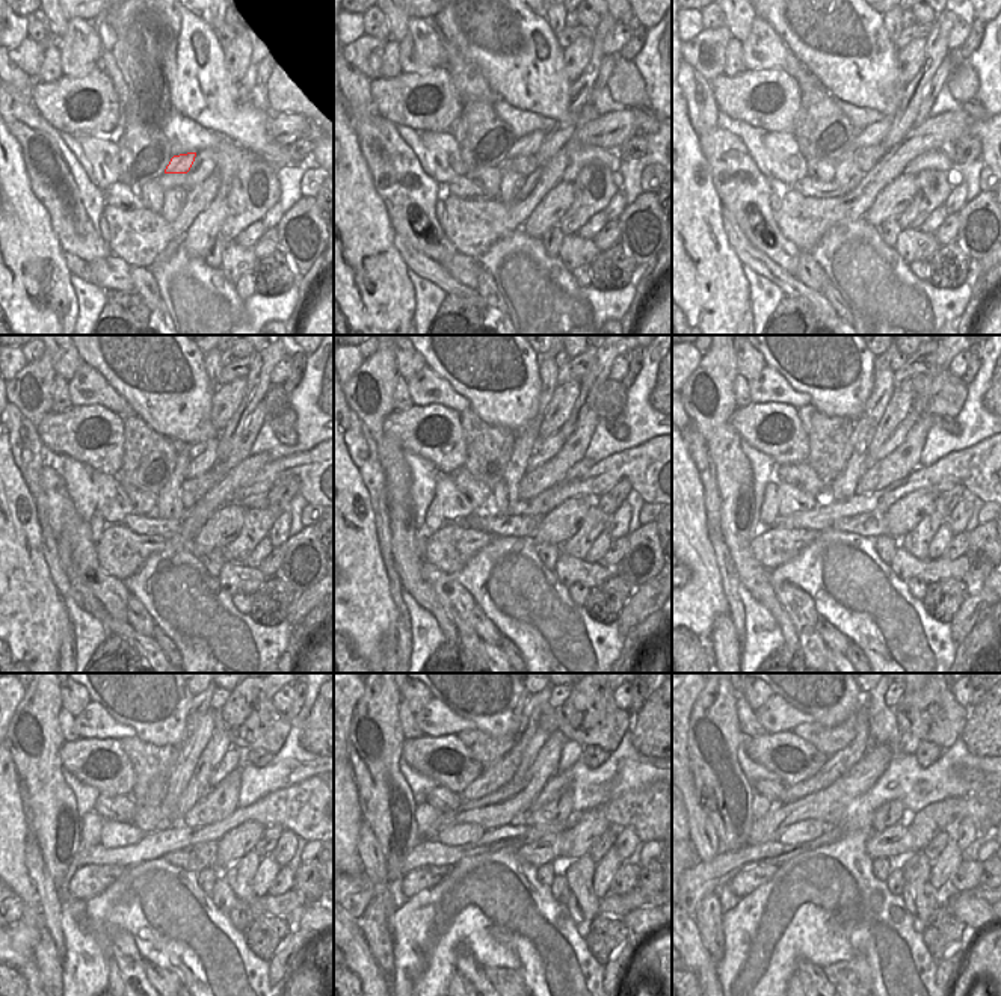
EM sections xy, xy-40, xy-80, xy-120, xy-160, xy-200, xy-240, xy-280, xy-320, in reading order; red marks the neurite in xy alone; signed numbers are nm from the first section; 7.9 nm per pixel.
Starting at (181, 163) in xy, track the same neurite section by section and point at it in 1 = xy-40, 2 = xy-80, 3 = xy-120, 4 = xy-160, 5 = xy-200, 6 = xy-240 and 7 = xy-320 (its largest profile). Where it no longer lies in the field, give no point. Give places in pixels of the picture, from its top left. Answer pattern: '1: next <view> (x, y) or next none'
1: next xy-40 (529, 145)
2: next xy-80 (873, 135)
3: next xy-120 (207, 459)
4: next xy-160 (545, 450)
5: next xy-200 (896, 439)
6: next xy-240 (233, 758)
7: next xy-320 (909, 743)

